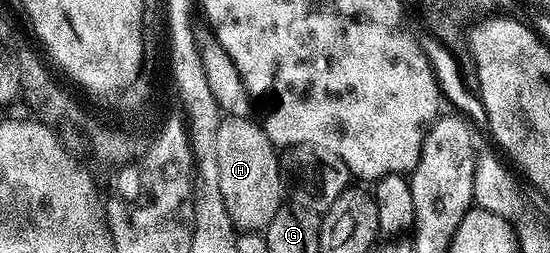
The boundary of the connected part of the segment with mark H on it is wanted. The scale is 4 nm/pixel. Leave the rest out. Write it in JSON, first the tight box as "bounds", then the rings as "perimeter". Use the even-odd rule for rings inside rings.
{"bounds":[217,117,285,231],"perimeter":[[[221,117],[217,132],[219,187],[226,212],[237,231],[267,230],[274,212],[282,205],[285,179],[280,172],[277,147],[269,140],[263,125],[251,117]]]}

